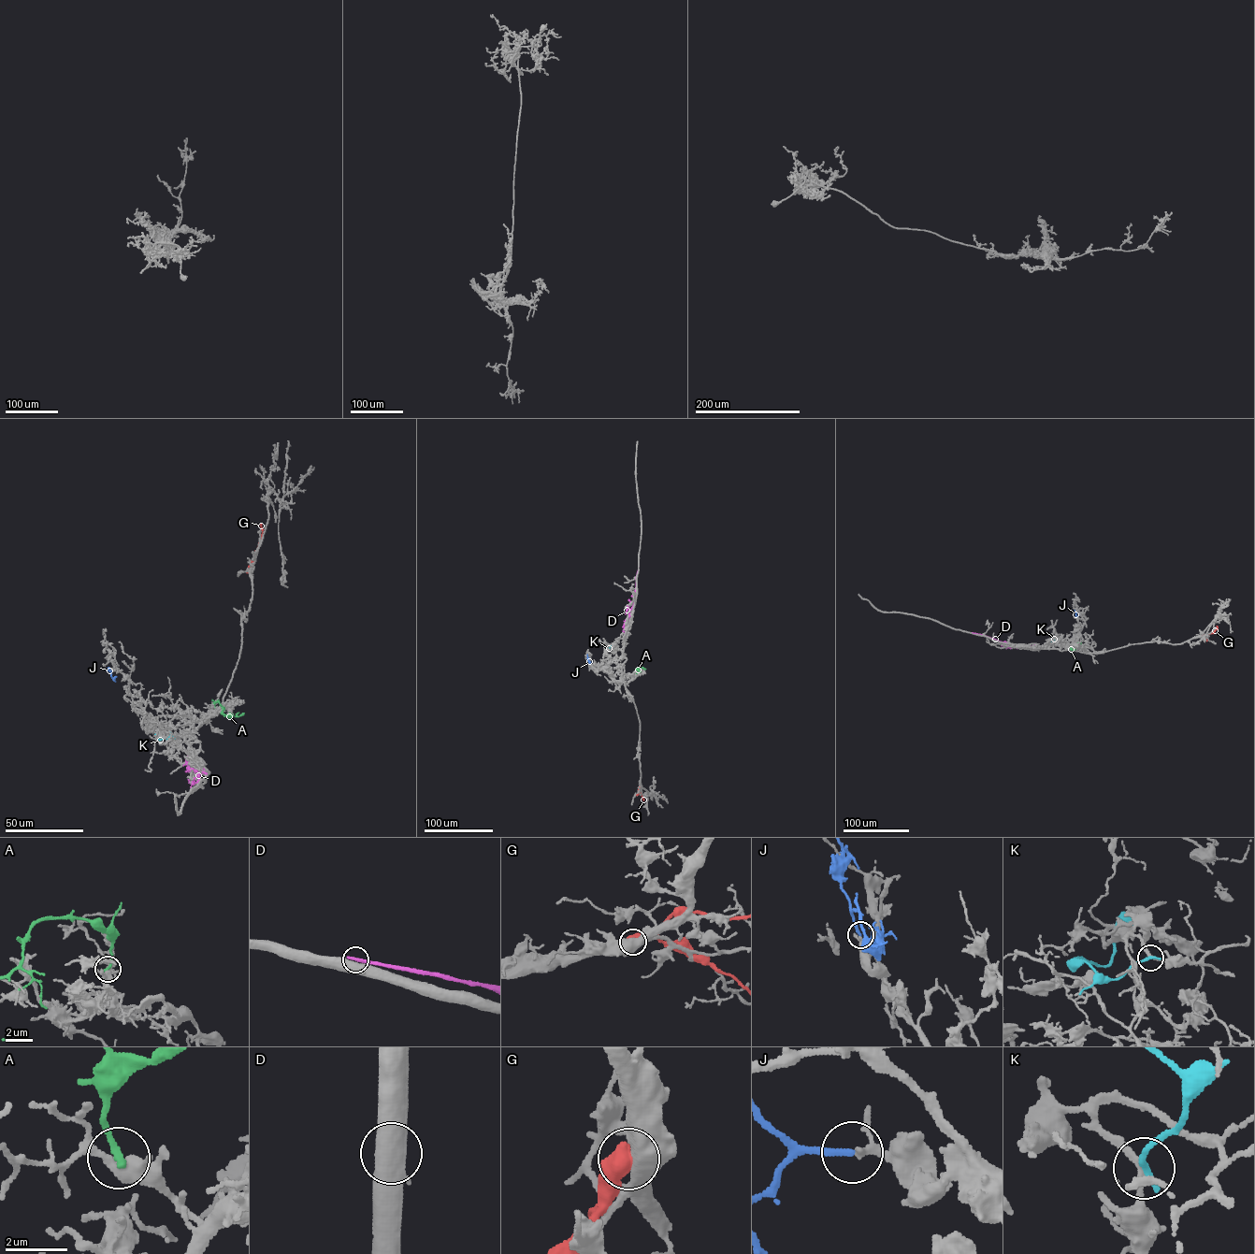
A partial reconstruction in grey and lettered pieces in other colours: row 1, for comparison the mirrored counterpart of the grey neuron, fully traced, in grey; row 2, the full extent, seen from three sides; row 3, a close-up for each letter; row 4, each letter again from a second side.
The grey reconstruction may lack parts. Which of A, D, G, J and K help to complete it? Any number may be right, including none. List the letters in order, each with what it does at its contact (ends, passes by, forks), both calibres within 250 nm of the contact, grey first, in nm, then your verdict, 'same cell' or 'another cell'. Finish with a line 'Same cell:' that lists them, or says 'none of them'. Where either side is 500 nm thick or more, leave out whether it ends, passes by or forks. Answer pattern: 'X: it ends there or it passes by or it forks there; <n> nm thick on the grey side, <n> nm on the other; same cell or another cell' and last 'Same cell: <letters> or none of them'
A: it ends there; 380 nm thick on the grey side, 240 nm on the other; another cell
D: 550 nm thick on the grey side, 320 nm on the other; another cell
G: 550 nm thick on the grey side, 650 nm on the other; another cell
J: it ends there; 180 nm thick on the grey side, 200 nm on the other; same cell
K: it ends there; 200 nm thick on the grey side, 240 nm on the other; another cell
Same cell: J

